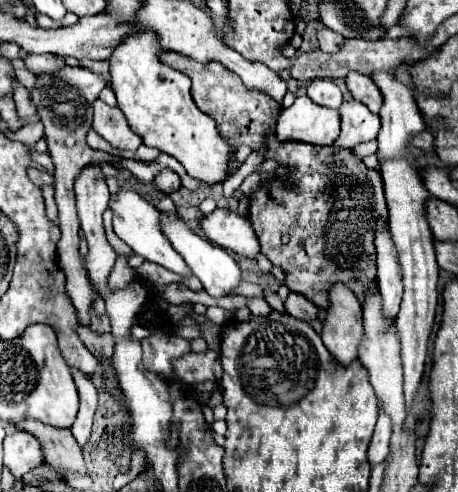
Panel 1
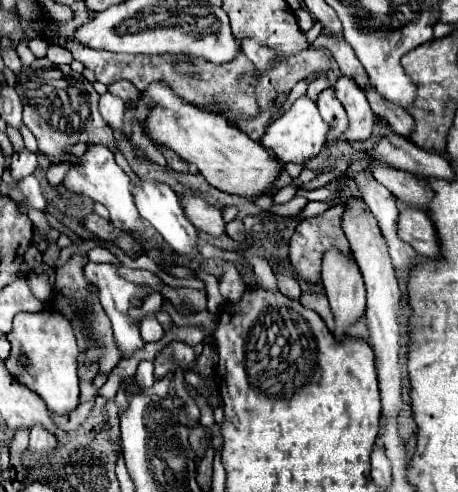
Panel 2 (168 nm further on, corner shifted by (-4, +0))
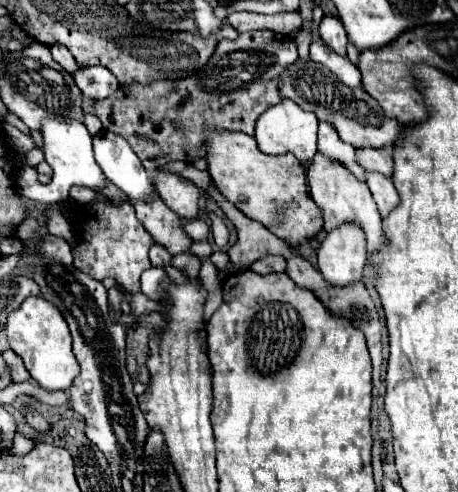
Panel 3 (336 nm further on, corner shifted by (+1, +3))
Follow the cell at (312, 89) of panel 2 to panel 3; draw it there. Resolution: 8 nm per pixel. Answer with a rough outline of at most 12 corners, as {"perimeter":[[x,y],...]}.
{"perimeter":[[299,58],[279,94],[355,148],[393,146],[401,124],[361,86]]}

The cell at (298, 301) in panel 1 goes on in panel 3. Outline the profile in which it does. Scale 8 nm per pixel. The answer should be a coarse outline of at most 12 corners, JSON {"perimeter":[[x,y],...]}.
{"perimeter":[[263,256],[249,270],[257,274],[285,272],[285,258]]}

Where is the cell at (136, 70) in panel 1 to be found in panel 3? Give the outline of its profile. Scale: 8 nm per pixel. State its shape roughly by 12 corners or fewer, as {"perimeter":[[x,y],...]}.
{"perimeter":[[207,130],[219,192],[289,246],[325,224],[293,154]]}

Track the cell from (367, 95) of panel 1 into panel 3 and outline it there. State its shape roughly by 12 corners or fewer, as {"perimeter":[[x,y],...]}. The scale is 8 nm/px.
{"perimeter":[[333,14],[323,16],[319,36],[331,50],[345,52],[347,34]]}

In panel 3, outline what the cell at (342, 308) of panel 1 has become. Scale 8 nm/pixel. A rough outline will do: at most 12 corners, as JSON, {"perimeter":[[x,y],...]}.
{"perimeter":[[359,224],[327,232],[317,258],[329,284],[361,280],[367,244]]}

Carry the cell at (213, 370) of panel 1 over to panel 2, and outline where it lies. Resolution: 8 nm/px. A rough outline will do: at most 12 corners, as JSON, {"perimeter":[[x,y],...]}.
{"perimeter":[[170,343],[154,359],[154,375],[194,363],[192,347]]}

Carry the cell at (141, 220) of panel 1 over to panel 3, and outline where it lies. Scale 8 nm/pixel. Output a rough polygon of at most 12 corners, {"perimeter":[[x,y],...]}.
{"perimeter":[[43,120],[49,184],[17,184],[35,202],[65,202],[73,184],[105,186],[79,120]]}

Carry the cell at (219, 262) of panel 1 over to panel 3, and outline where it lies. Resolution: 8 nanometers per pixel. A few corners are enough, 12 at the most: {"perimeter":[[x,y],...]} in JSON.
{"perimeter":[[95,134],[103,174],[129,198],[155,198],[129,142]]}

